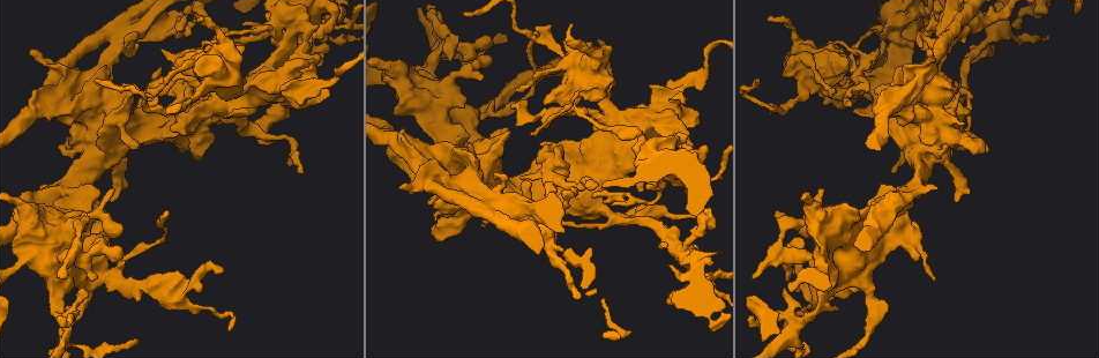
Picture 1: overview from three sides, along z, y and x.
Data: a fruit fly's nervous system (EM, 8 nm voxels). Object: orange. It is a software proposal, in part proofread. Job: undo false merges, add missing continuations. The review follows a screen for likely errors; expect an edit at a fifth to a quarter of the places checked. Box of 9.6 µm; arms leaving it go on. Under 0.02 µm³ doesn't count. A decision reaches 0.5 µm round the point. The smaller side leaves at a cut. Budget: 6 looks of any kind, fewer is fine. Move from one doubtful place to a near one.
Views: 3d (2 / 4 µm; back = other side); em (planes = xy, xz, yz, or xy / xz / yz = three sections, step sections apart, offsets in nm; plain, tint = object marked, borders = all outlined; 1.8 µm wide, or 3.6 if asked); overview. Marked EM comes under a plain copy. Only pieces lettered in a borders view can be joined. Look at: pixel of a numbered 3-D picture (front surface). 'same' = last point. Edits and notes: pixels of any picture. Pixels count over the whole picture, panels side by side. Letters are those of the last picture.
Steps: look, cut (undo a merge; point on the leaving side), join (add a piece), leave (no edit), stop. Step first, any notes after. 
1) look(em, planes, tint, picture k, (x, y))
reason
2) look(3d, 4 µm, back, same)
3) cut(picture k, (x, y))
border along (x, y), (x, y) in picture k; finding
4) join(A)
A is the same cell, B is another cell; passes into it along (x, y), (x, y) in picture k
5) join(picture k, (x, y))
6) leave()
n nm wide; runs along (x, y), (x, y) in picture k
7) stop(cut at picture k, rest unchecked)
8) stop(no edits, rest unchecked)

look(em, 3.6 µm, xy, step 16, tint, picture 1, (917, 125))
closes a loop

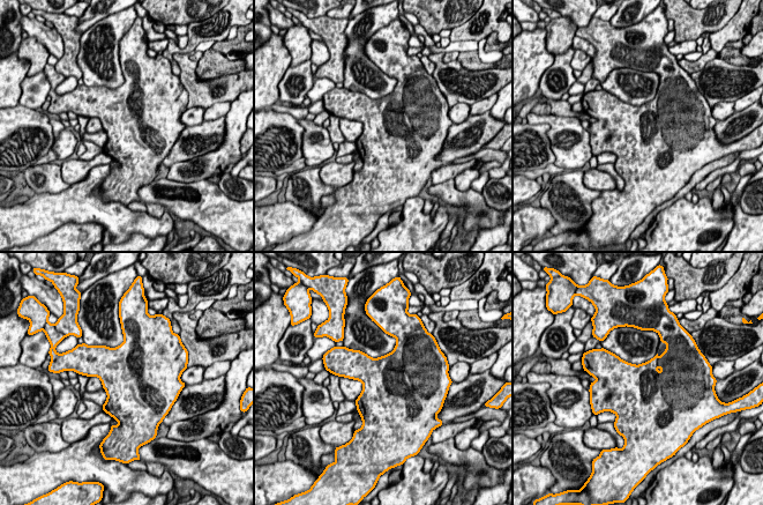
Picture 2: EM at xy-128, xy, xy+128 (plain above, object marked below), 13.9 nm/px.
look(em, 3.6 µm, xz, step 16, tint, same)
cut it another way

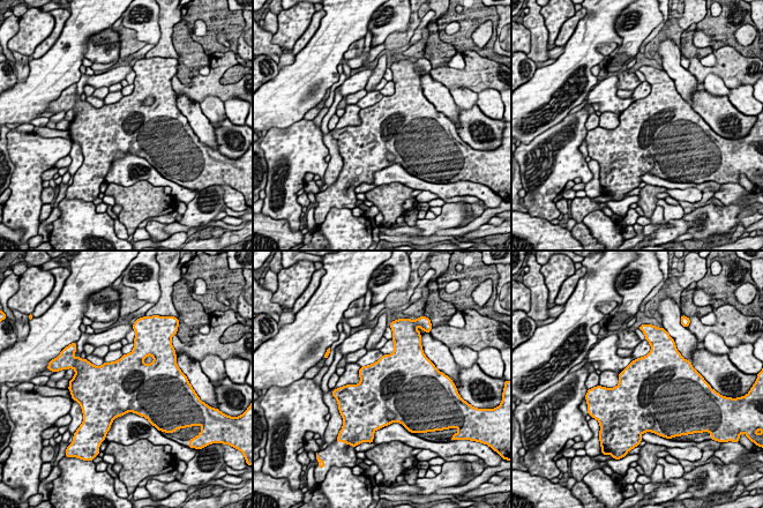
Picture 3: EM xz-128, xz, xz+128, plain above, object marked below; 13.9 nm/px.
look(em, 3.6 µm, xz, step 16, borders, same)
see the neighbours

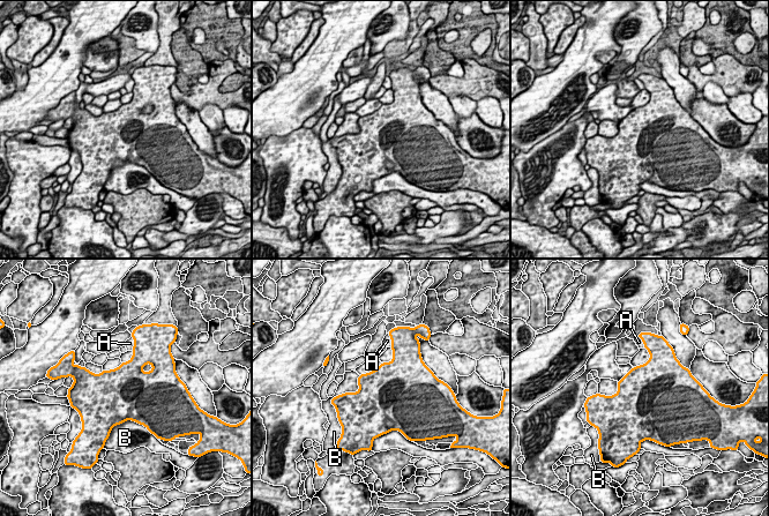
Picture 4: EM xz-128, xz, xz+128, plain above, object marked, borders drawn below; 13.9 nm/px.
leave()
750 nm wide; B touches over 360 nm; A and B are other cells; continuous, no second neuron

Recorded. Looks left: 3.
look(3d, 4 µm, picture 1, (930, 53))
free end

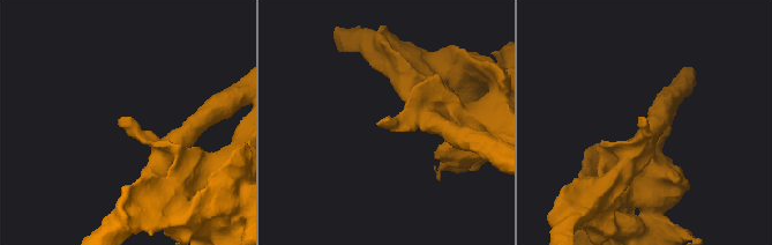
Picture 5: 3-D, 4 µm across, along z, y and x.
look(em, xy, step 8, borders, picture 5, (378, 123))

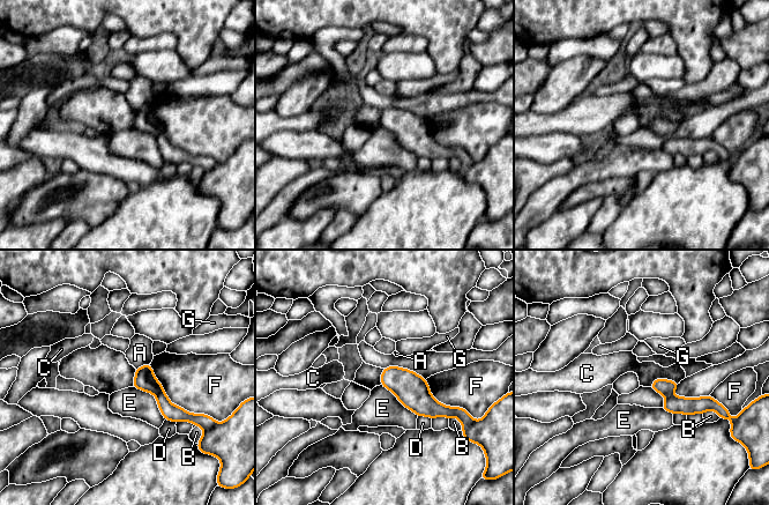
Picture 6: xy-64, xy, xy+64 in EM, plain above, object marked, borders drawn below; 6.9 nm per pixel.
leave()
A, B, C, D, E, F and G are other cells; runs along (137, 371), (183, 417) in picture 6; none of them fits

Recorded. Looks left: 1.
look(em, planes, borders, picture 1, (128, 30))
two arms at a narrow angle

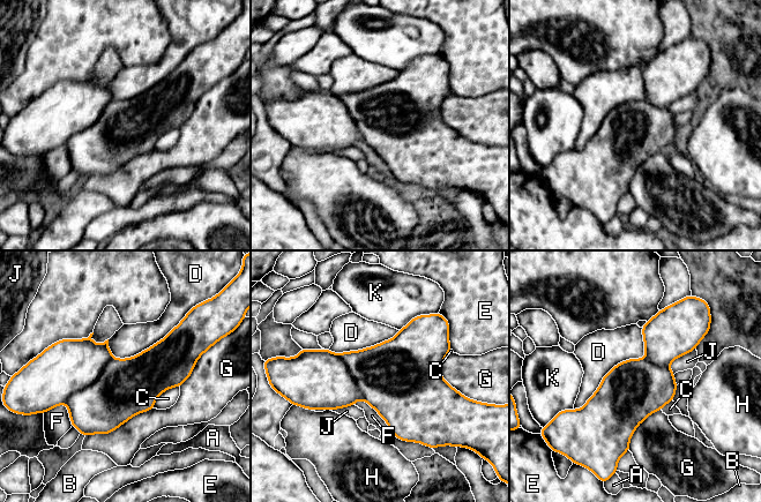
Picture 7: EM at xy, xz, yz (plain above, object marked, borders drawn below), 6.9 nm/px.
leave()
420 nm wide; A, B, C, D, E, F, G, H, J and K are other cells; border along (642, 328), (644, 356), (573, 409) in picture 7; all the same neuron

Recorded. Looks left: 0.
stop(no edits, rest unchecked)

